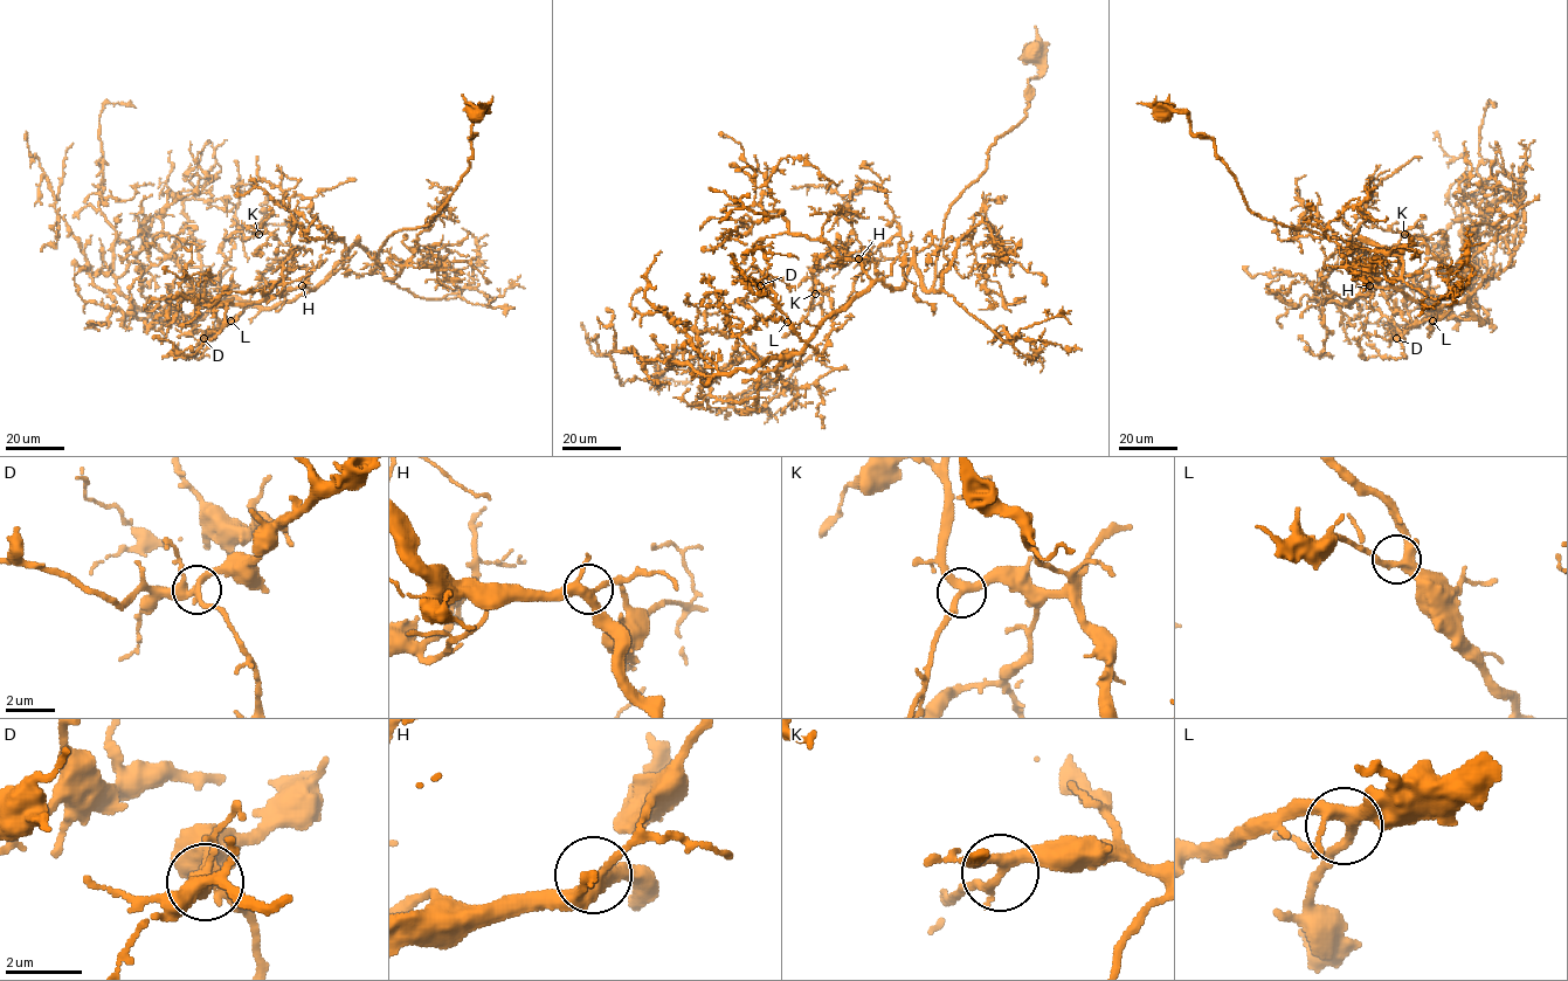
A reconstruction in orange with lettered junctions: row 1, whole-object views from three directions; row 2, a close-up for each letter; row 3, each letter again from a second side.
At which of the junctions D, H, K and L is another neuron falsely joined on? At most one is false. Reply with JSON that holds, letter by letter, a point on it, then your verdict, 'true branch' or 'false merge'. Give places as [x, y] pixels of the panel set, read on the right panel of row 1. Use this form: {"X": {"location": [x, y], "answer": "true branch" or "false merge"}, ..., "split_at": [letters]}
{"D": {"location": [1396, 338], "answer": "true branch"}, "H": {"location": [1369, 285], "answer": "true branch"}, "K": {"location": [1404, 234], "answer": "true branch"}, "L": {"location": [1432, 320], "answer": "true branch"}, "split_at": []}

